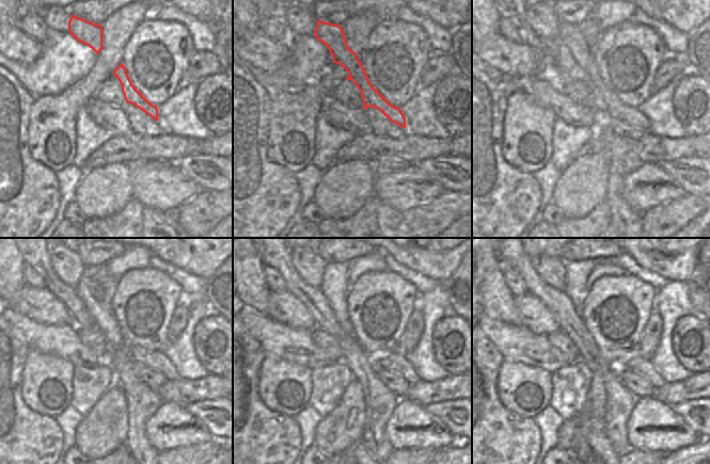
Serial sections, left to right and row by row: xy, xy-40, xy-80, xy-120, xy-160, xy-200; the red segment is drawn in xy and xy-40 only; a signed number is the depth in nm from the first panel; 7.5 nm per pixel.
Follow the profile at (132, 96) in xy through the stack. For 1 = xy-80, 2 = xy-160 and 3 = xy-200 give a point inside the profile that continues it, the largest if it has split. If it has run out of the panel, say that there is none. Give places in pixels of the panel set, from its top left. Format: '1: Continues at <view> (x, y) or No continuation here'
1: Continues at xy-80 (606, 105)
2: Continues at xy-160 (395, 362)
3: Continues at xy-200 (637, 364)

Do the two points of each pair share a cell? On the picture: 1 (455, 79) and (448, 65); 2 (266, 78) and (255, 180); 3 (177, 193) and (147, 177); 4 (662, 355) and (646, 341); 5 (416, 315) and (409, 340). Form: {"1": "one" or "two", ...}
{"1": "two", "2": "two", "3": "one", "4": "two", "5": "one"}

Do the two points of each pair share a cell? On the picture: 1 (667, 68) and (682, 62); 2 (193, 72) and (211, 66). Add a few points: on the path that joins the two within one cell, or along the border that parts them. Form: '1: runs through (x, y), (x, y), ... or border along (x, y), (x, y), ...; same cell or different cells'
1: runs through (671, 68), (679, 62); same cell
2: runs through (198, 69), (201, 66), (207, 66); same cell

